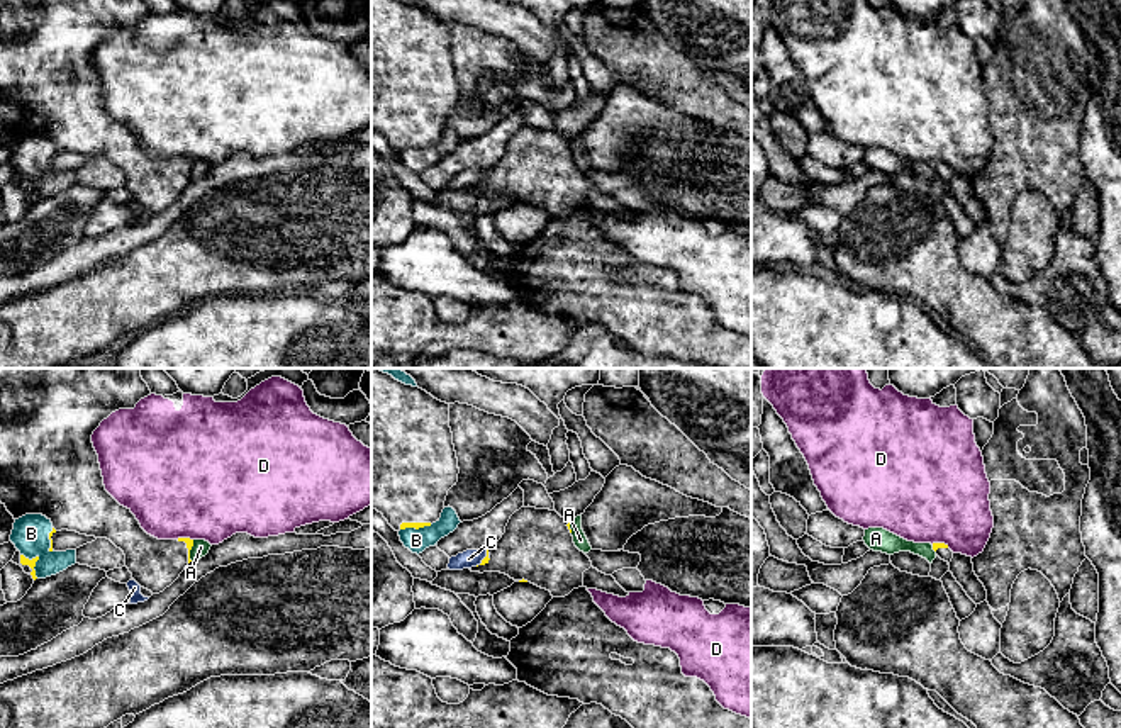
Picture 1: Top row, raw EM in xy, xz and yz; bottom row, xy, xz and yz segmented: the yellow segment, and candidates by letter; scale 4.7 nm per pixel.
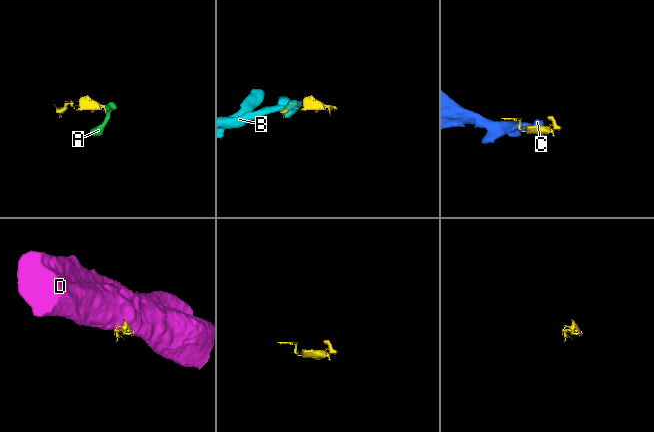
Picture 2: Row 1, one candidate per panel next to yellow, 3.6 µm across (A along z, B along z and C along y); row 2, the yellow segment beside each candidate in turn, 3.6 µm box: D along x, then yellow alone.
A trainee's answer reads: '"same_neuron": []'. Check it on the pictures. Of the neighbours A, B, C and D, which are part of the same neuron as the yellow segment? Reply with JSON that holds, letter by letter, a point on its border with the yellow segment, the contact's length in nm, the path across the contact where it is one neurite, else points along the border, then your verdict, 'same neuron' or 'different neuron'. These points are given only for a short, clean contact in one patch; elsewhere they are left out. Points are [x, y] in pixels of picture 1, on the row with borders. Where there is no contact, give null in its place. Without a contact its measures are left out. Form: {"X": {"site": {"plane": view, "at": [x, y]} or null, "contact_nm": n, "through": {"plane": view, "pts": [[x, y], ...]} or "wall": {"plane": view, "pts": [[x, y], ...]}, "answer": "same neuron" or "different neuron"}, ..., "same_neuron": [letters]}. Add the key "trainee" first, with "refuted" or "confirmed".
{"trainee": "confirmed", "A": {"site": {"plane": "xy", "at": [190, 548]}, "contact_nm": 110, "wall": {"plane": "xy", "pts": [[194, 540], [190, 560]]}, "answer": "different neuron"}, "B": {"site": {"plane": "xy", "at": [36, 560]}, "contact_nm": 150, "wall": {"plane": "xy", "pts": [[21, 554], [36, 560], [34, 574], [38, 577]]}, "answer": "different neuron"}, "C": {"site": {"plane": "xz", "at": [484, 559]}, "contact_nm": 100, "wall": {"plane": "xz", "pts": [[487, 550], [487, 555], [475, 565]]}, "answer": "different neuron"}, "D": {"site": {"plane": "yz", "at": [940, 543]}, "contact_nm": 90, "answer": "different neuron"}, "same_neuron": []}

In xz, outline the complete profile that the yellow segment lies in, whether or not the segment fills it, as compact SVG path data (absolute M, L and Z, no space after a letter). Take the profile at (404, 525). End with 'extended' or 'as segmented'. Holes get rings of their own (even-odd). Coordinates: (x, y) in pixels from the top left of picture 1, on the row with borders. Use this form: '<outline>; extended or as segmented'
M371 368L371 507L395 531L431 526L458 473L449 404Z; extended

